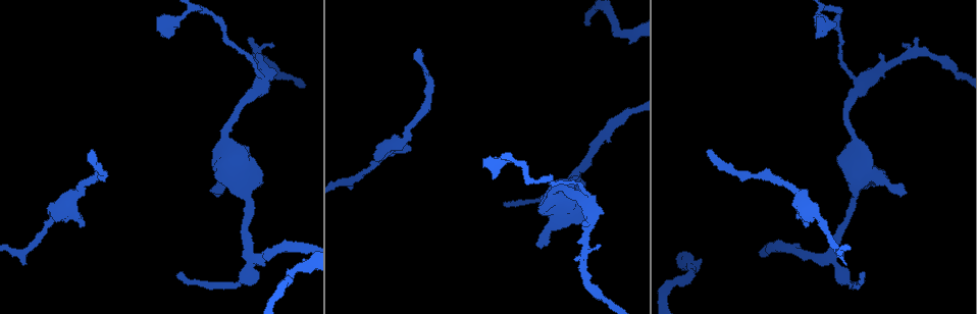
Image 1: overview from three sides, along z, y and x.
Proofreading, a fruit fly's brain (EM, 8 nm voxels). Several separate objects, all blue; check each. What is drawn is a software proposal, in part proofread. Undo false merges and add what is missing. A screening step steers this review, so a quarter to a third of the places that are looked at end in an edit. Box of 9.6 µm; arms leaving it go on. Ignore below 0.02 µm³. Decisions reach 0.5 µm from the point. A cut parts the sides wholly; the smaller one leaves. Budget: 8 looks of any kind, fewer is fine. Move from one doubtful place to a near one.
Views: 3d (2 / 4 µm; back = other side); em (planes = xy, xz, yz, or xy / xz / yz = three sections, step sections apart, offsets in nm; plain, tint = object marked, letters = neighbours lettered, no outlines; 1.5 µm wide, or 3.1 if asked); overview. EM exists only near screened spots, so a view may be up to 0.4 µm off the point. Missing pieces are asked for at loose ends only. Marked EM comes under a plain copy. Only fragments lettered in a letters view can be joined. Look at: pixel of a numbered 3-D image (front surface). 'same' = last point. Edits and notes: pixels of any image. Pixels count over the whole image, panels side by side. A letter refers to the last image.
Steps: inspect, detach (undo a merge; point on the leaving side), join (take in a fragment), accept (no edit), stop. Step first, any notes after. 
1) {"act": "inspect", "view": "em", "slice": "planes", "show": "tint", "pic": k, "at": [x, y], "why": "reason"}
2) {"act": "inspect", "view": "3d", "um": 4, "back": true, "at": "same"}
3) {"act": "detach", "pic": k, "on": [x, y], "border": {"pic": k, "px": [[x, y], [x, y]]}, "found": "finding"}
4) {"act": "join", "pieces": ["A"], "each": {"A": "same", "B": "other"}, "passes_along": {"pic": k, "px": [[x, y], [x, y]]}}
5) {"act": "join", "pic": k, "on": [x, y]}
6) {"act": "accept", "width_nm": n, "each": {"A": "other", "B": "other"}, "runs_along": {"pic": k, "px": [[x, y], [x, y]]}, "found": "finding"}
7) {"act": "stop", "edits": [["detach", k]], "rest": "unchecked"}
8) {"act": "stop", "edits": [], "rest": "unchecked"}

{"act": "inspect", "view": "em", "slice": "xz", "step": 8, "show": "letters", "pic": 1, "at": [166, 37], "why": "branch stops here"}

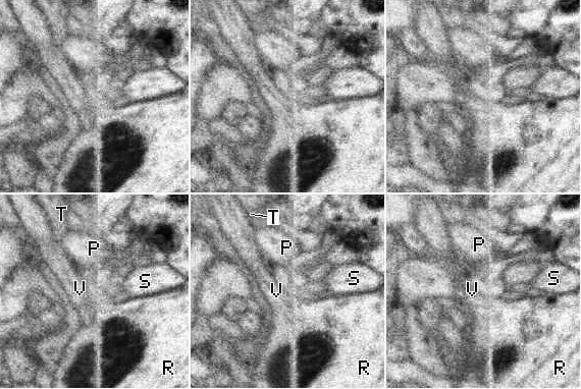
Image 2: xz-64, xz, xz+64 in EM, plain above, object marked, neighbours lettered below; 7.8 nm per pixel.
{"act": "inspect", "view": "em", "slice": "planes", "show": "letters", "at": "same"}

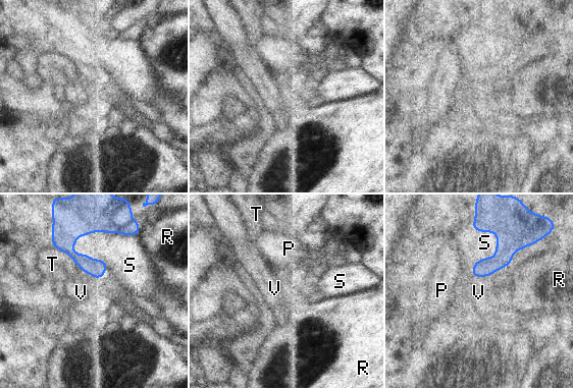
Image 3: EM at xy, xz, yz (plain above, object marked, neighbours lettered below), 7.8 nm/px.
{"act": "accept", "each": {"P": "other", "R": "other", "S": "other", "T": "other", "V": "other"}, "border": {"pic": 3, "px": [[472, 276], [487, 277]]}, "found": "no lettered fragment goes on from it"}

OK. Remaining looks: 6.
{"act": "inspect", "view": "em", "slice": "xz", "step": 8, "show": "letters", "pic": 1, "at": [873, 186], "why": "branch stops here"}

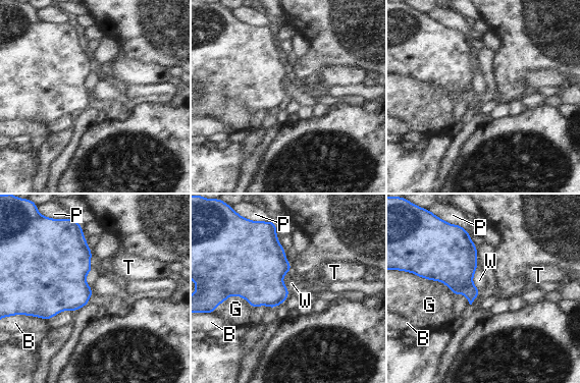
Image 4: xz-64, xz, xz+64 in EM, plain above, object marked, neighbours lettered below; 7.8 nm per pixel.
{"act": "inspect", "view": "em", "slice": "planes", "show": "letters", "at": "same", "why": "another direction"}

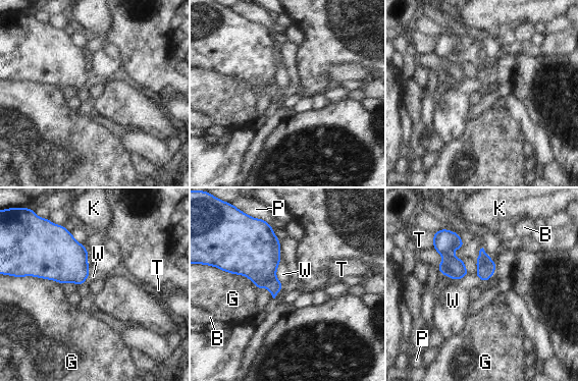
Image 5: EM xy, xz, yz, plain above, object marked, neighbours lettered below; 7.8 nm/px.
{"act": "accept", "each": {"B": "other", "G": "other", "K": "other", "P": "other", "T": "other", "W": "other"}, "border": {"pic": 5, "px": [[281, 257], [276, 277], [283, 284]]}, "found": "no lettered fragment goes on from it"}

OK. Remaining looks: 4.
{"act": "inspect", "view": "em", "slice": "planes", "show": "tint", "pic": 1, "at": [589, 200], "why": "calibre changes"}

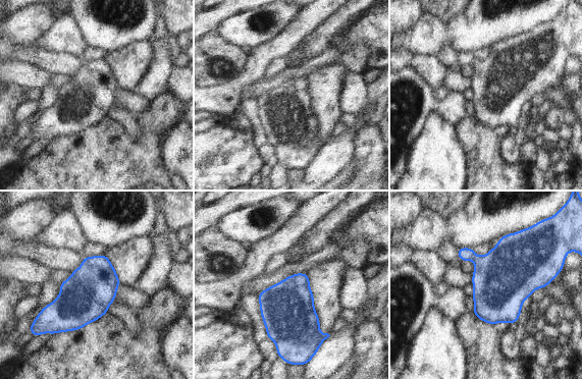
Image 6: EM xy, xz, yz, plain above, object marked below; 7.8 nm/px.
{"act": "inspect", "view": "em", "slice": "planes", "show": "letters", "at": "same", "why": "see the neighbours"}

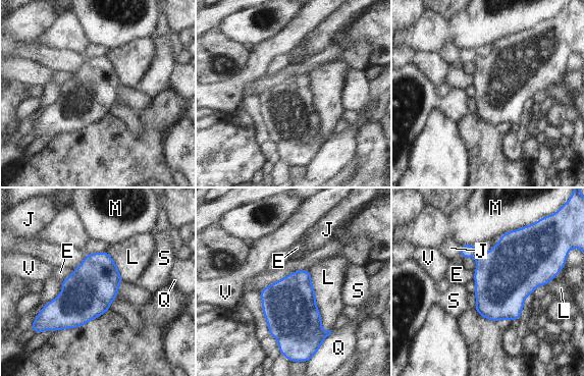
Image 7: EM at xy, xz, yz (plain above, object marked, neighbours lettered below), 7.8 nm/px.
{"act": "accept", "width_nm": 400, "each": {"E": "other", "J": "other", "L": "other", "M": "other", "Q": "other", "S": "other", "V": "other"}, "border": {"pic": 7, "px": [[73, 269], [69, 275], [62, 279]]}, "found": "all the same neuron"}

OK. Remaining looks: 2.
{"act": "stop", "edits": [], "rest": "unchecked"}

